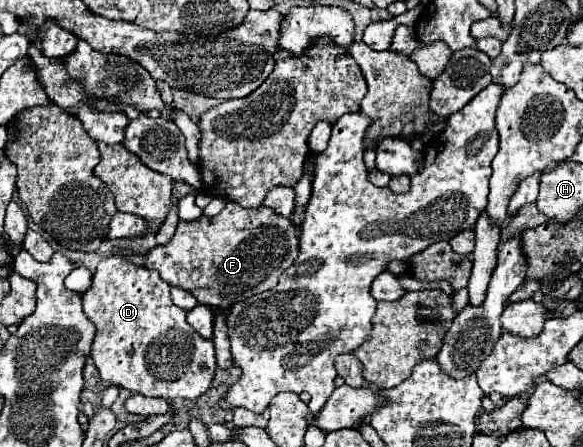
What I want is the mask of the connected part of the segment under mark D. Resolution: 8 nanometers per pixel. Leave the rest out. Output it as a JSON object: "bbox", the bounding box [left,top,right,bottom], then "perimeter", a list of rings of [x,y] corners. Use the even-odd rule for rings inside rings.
{"bbox":[82,256,217,400],"perimeter":[[[108,256],[98,264],[94,284],[82,296],[82,302],[86,316],[96,324],[96,336],[92,342],[90,356],[104,382],[110,382],[118,388],[126,388],[130,392],[158,396],[166,400],[194,400],[208,390],[217,368],[212,340],[200,338],[200,334],[196,334],[196,330],[186,322],[186,310],[180,310],[176,304],[172,304],[170,284],[164,282],[158,272],[148,270],[144,266],[136,266],[134,262],[122,256]]]}

